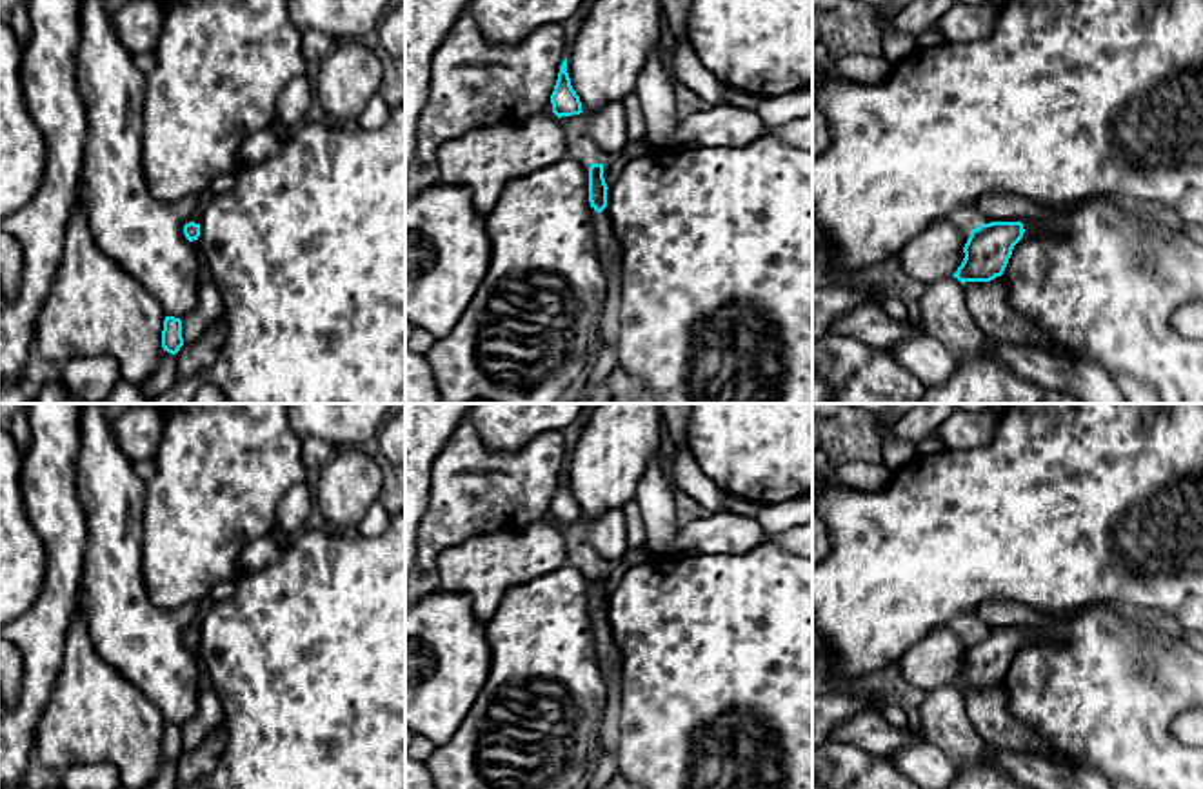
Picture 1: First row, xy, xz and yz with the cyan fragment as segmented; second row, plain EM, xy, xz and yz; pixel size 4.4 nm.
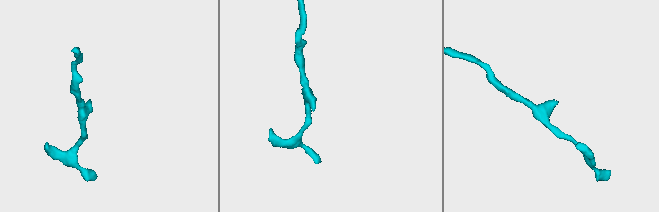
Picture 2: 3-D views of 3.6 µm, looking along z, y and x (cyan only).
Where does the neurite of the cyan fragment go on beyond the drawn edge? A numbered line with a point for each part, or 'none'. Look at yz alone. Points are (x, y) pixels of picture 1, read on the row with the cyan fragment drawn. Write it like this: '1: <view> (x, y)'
1: yz (1029, 228)

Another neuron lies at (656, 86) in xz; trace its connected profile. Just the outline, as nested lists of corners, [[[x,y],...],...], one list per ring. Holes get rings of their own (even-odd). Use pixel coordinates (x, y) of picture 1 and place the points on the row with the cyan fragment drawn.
[[[667,47],[654,49],[636,84],[636,96],[647,122],[647,142],[652,149],[674,149],[678,113],[676,78]]]

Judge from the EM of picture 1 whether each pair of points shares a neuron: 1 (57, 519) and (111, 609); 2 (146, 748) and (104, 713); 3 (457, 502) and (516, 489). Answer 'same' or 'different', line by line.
1: different
2: same
3: same

